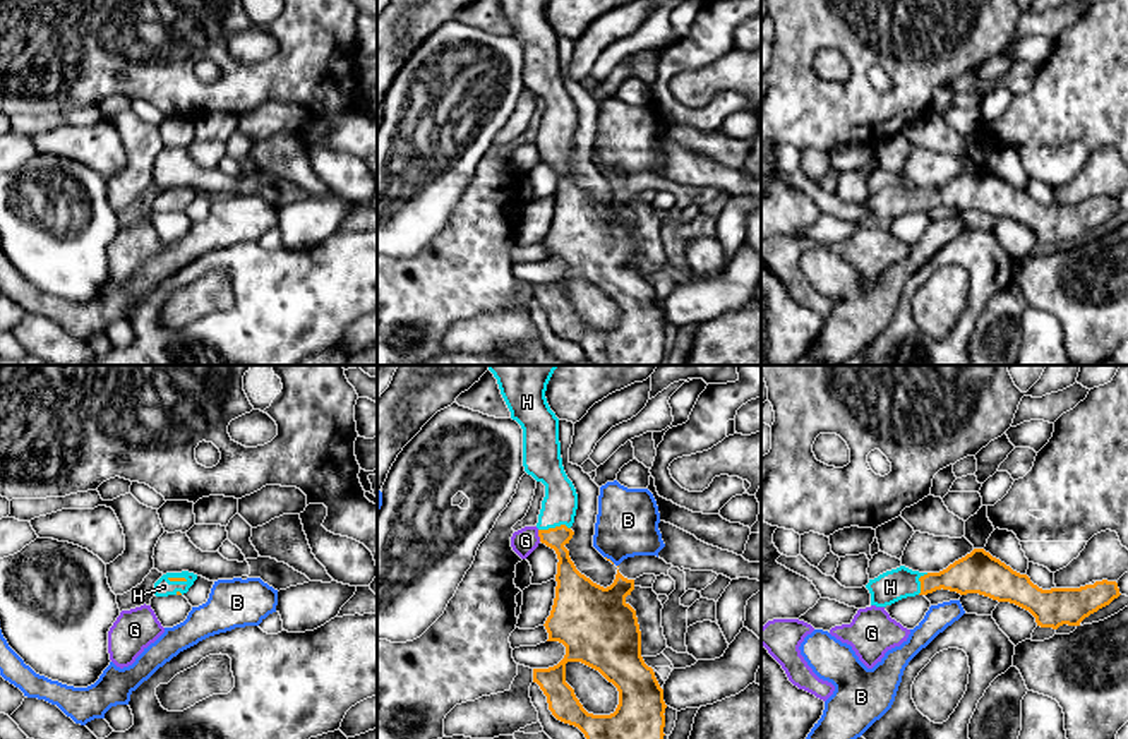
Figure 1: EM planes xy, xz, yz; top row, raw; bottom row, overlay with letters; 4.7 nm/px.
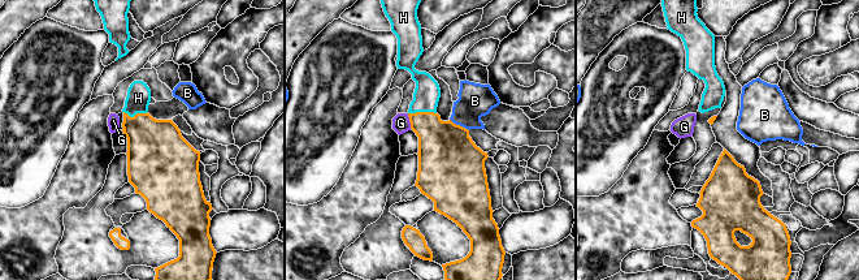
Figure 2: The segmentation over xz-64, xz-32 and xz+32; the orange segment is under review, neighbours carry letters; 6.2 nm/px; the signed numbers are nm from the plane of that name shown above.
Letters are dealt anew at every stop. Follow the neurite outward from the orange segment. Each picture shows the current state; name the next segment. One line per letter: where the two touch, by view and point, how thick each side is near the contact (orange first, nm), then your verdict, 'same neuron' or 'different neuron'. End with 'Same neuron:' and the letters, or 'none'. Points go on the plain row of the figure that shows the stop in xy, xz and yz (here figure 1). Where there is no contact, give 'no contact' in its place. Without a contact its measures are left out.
B: meets orange in xz at (609, 175); 20 nm thick on the orange side, 280 nm on the other; different neuron
G: meets orange in xz at (539, 151); 120 nm thick on the orange side, 120 nm on the other; different neuron
H: meets orange in xz at (556, 143); 120 nm thick on the orange side, 160 nm on the other; same neuron
Same neuron: H

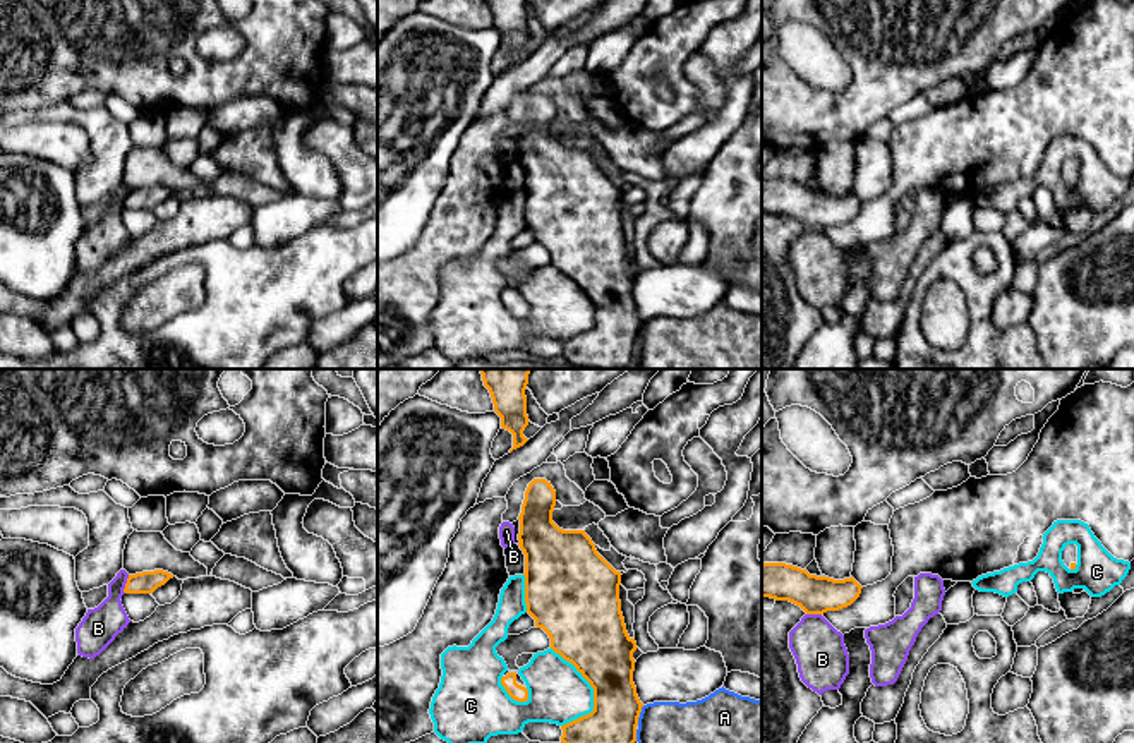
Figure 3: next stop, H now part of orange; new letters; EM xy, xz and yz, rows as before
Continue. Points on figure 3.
A: meets orange in xz at (639, 332); 240 nm thick on the orange side, 420 nm on the other; different neuron
B: meets orange in xy at (126, 199); 110 nm thick on the orange side, 180 nm on the other; different neuron
C: meets orange in xz at (594, 308); 320 nm thick on the orange side, 280 nm on the other; different neuron
Same neuron: none

